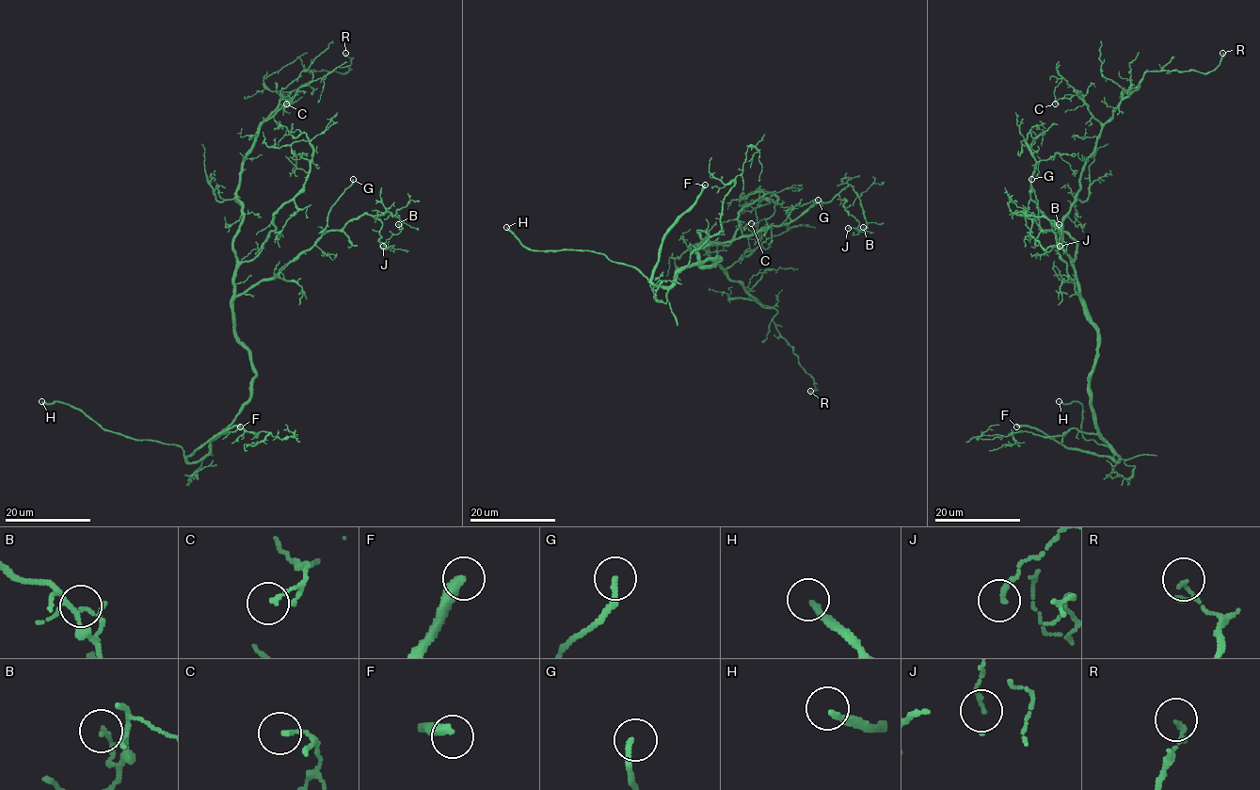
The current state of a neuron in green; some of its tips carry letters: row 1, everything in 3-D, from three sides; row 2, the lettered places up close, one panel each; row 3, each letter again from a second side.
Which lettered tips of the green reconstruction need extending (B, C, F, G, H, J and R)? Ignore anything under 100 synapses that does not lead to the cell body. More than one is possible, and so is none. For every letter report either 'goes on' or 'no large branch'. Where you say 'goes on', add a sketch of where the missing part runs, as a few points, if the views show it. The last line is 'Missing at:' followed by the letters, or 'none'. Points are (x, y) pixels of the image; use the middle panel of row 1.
B: no large branch
C: no large branch
F: goes on
G: no large branch
H: goes on; missing branch runs (506, 227), (480, 206)
J: no large branch
R: no large branch
Missing at: F, H

